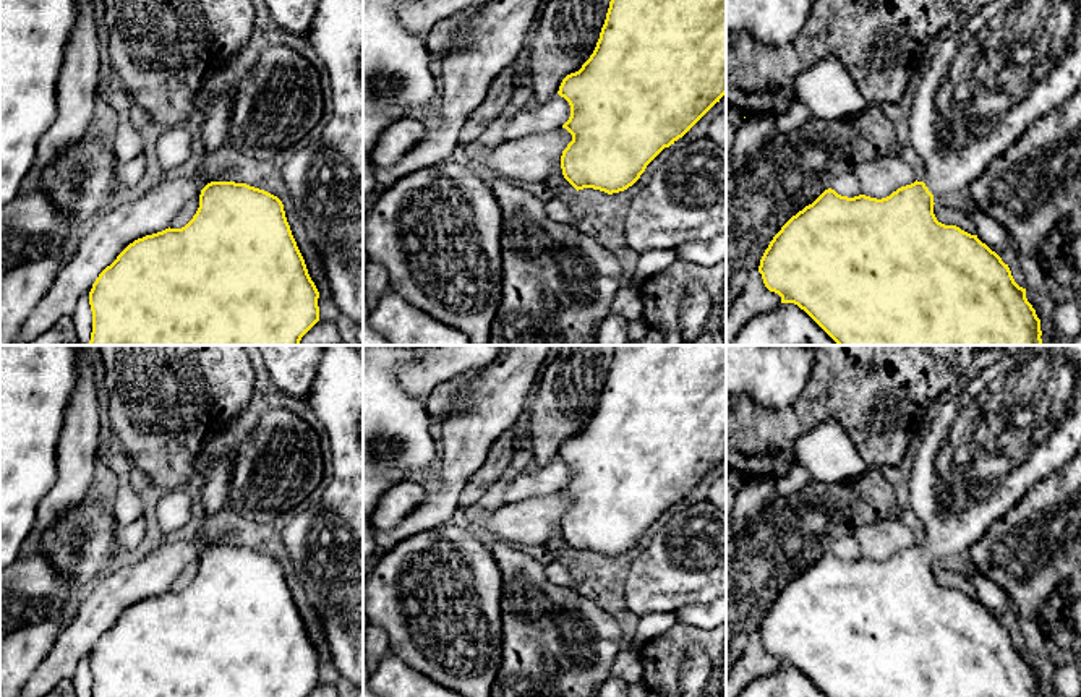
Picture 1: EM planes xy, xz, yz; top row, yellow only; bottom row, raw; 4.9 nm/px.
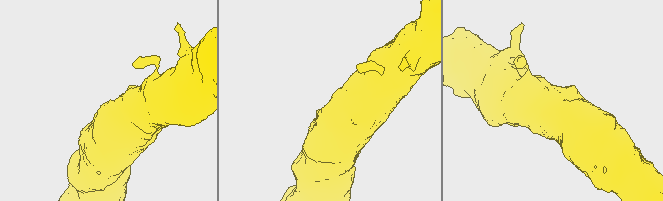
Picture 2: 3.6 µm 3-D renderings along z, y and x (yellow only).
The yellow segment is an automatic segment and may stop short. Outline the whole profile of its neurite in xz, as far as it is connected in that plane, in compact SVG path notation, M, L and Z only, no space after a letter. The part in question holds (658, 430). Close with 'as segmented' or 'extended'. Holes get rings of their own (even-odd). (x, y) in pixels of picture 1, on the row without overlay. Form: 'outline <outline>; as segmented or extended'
outline M614 345L613 361L593 417L579 434L562 443L558 457L570 468L570 480L562 488L572 498L572 504L561 519L564 541L577 554L593 551L613 558L627 553L664 511L682 501L726 457L726 345Z; as segmented

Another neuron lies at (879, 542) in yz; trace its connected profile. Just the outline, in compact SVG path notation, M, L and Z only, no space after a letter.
M883 517L875 524L862 525L852 535L862 558L877 562L916 545L914 532L899 517Z

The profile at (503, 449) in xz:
M506 430L491 446L483 465L468 478L459 494L457 509L475 504L483 493L502 478L515 454L514 430Z

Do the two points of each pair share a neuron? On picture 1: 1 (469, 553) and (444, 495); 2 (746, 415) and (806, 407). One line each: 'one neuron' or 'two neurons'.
1: two neurons
2: one neuron

